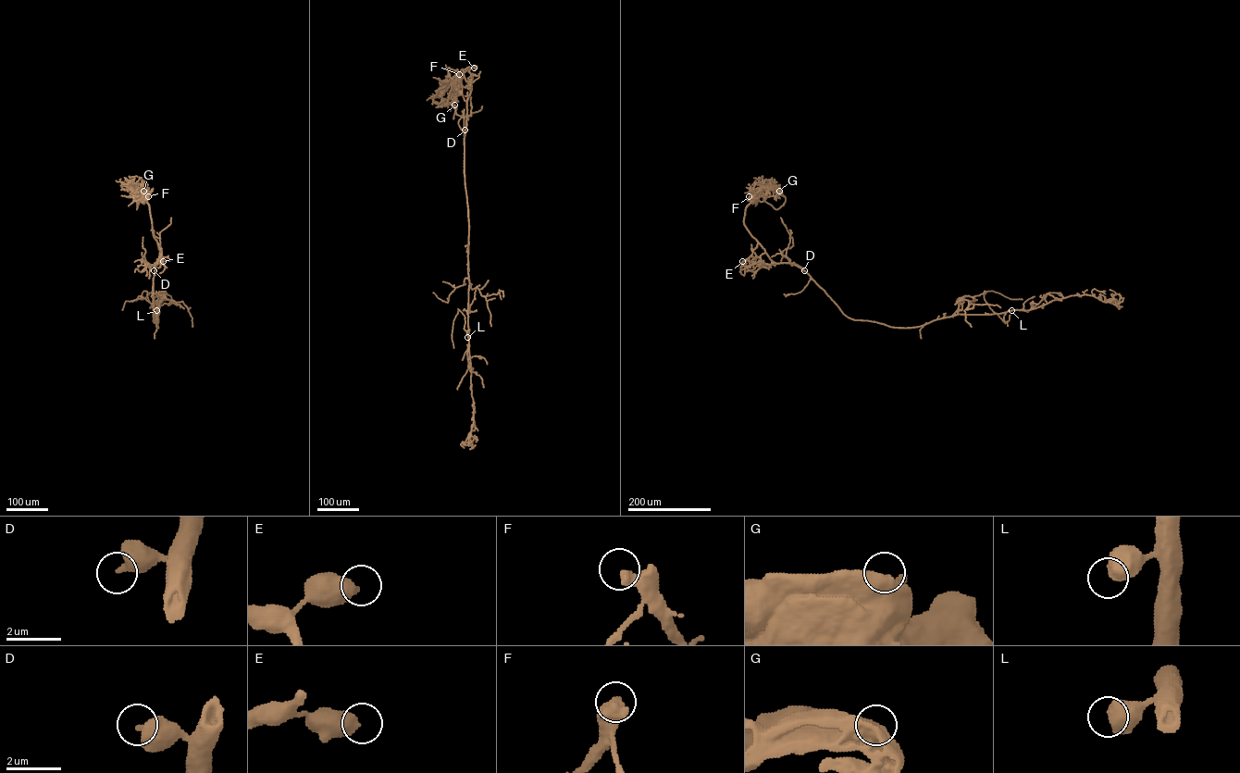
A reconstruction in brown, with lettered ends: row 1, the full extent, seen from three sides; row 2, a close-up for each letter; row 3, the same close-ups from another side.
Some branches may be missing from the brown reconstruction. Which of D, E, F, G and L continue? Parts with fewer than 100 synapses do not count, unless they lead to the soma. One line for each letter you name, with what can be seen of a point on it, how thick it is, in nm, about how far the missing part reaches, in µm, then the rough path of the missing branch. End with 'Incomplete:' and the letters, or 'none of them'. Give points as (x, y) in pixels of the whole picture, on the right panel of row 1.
F: place (749, 196); calibre 460 nm; missing 60 µm; course (749, 196), (742, 191), (733, 193)
Incomplete: F

